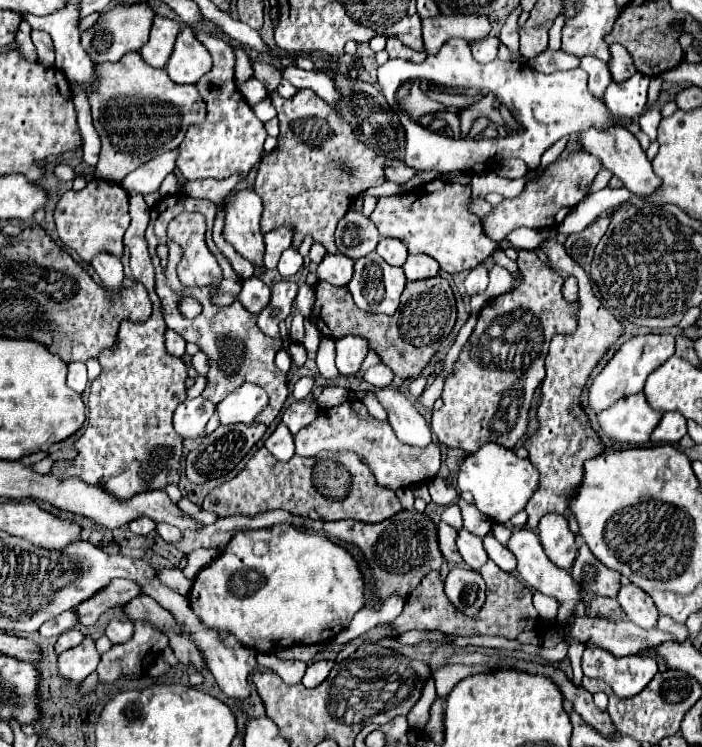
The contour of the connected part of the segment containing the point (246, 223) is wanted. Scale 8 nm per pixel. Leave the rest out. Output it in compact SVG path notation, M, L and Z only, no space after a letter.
M243 189L225 205L225 229L223 239L235 247L235 251L253 263L255 269L263 269L265 241L259 229L263 213L261 199L255 191Z

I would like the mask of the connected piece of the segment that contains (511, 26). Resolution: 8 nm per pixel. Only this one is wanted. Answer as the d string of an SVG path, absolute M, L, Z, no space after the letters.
M515 9L509 17L507 17L507 21L505 21L505 25L503 25L503 29L501 29L501 41L503 41L503 45L507 45L509 49L511 49L511 53L513 53L513 59L519 55L519 31L517 31L517 17L519 17L519 9Z

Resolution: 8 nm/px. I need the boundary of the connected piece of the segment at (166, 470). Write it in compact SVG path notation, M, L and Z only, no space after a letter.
M133 193L131 225L123 241L131 251L133 277L149 291L153 313L141 325L121 321L117 347L103 349L101 357L97 357L103 371L95 381L91 381L87 427L85 433L73 443L77 457L55 461L53 469L49 471L53 477L81 477L85 483L105 485L105 491L113 493L113 497L121 501L127 501L133 497L133 493L177 485L183 455L183 437L175 433L171 417L175 407L187 397L185 379L189 375L183 359L173 357L165 349L165 321L161 317L161 301L155 293L155 269L151 265L145 241L147 223L149 205L145 203L143 195Z

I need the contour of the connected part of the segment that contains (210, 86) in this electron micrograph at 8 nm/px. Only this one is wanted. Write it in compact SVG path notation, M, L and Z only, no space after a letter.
M199 31L197 39L209 49L213 55L213 69L199 79L197 87L201 97L207 103L207 119L203 125L189 127L189 133L181 147L177 147L177 169L185 179L227 179L231 175L239 175L245 179L253 167L263 159L263 143L267 139L267 131L263 121L259 121L249 107L249 103L241 97L235 85L235 53L233 47L223 39L209 33Z

